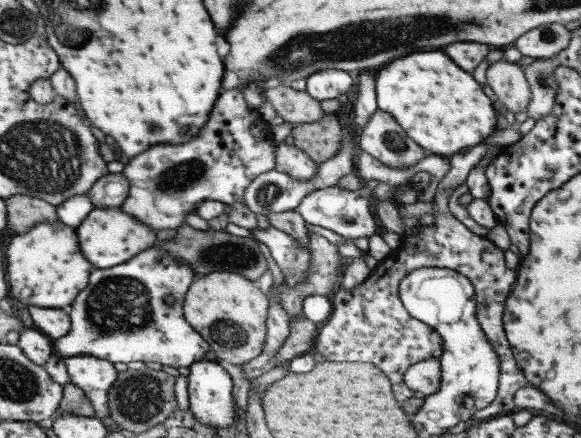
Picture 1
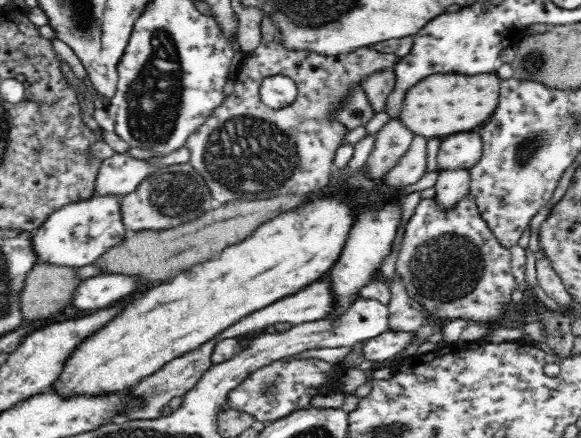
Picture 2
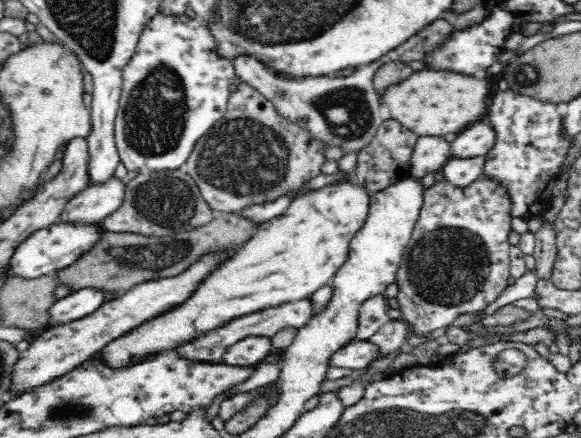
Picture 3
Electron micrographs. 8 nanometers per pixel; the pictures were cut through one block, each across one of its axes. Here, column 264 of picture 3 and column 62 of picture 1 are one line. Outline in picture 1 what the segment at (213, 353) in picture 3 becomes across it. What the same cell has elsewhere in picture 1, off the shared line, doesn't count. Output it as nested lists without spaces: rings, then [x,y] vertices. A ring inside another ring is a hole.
[[[27,305],[27,310],[35,326],[51,340],[61,338],[69,330],[70,318],[65,309]]]

